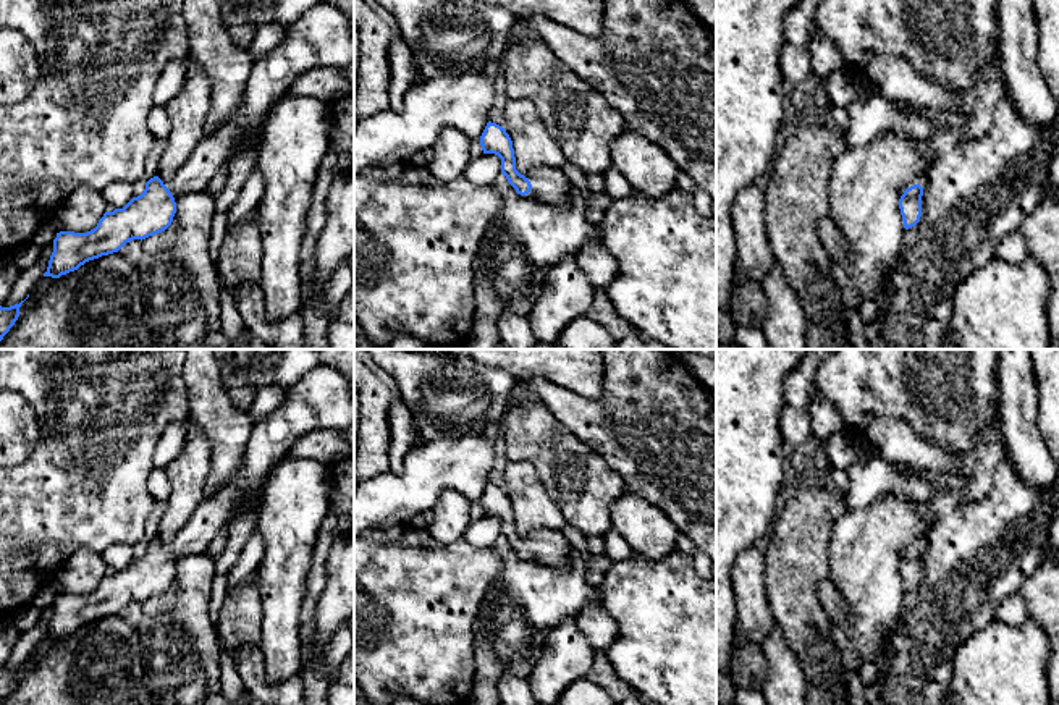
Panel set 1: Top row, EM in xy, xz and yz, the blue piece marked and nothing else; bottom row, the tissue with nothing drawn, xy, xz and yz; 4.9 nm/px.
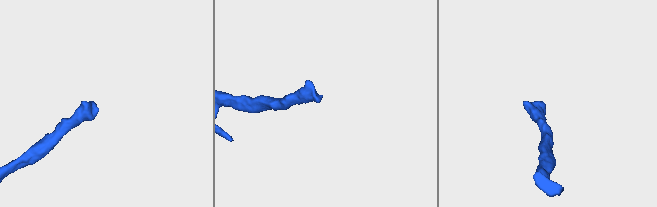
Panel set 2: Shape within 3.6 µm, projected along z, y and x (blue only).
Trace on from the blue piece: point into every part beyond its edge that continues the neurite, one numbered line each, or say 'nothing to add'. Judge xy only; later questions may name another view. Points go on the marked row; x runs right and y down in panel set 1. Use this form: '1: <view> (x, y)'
1: xy (322, 36)

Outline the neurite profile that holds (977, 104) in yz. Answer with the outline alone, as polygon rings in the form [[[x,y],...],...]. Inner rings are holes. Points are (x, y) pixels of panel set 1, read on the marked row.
[[[999,44],[991,50],[991,57],[985,66],[977,73],[973,84],[951,92],[959,100],[959,107],[952,115],[939,108],[915,108],[905,102],[894,102],[894,107],[931,120],[944,133],[952,126],[962,125],[964,137],[981,137],[993,125],[996,107],[1009,95],[1009,86],[1002,73]]]

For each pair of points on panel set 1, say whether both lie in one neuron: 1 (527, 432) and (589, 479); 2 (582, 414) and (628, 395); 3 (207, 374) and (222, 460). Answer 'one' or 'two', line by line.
1: one
2: one
3: one

